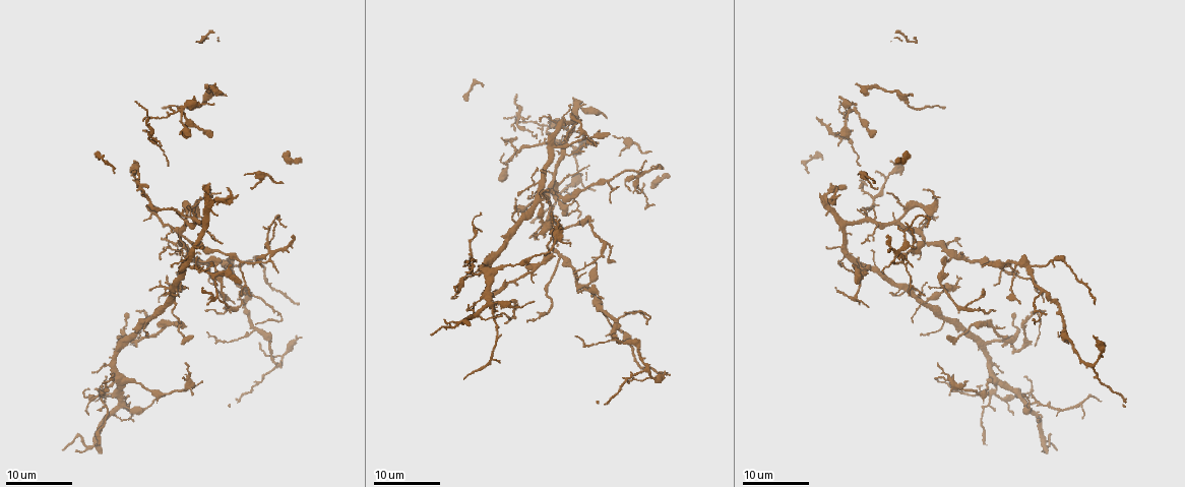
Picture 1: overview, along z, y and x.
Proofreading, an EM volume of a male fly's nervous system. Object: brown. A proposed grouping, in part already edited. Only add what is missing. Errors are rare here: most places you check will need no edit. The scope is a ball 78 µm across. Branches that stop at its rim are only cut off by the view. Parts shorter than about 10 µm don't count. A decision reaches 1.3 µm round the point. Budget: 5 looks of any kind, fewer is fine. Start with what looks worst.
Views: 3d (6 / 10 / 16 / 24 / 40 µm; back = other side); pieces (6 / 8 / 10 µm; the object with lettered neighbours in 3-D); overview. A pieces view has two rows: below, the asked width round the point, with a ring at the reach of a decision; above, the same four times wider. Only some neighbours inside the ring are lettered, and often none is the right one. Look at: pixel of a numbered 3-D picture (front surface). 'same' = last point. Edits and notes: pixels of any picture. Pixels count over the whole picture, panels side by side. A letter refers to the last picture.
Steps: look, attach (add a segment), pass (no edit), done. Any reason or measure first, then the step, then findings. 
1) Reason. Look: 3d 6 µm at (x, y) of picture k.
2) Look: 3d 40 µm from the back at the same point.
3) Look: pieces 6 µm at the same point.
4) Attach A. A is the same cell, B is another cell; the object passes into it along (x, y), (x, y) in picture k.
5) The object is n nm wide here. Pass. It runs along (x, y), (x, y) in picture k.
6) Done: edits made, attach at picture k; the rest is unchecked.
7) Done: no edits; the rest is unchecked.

Free end. Look: 3d 24 µm at (300, 303) of picture 1.

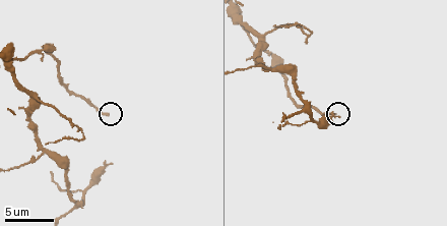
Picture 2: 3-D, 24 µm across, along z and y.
What lies round it. Look: pieces 6 µm at (105, 115) of picture 2.

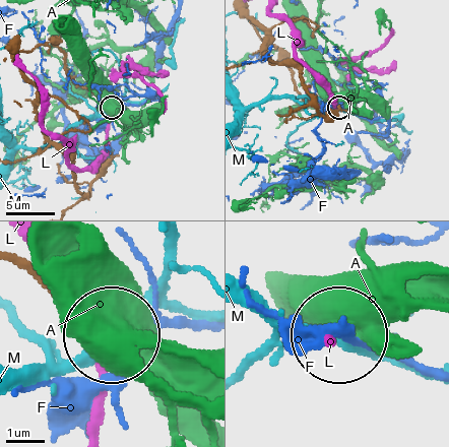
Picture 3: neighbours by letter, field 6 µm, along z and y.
Pass. A, F, L and M are other cells; no lettered segment goes on from it.

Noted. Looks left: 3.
Thin end. Look: 3d 16 µm at (505, 323) of picture 1.

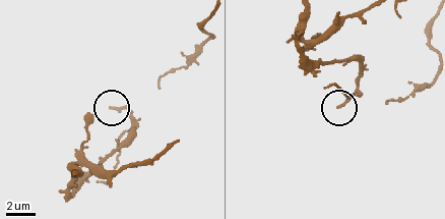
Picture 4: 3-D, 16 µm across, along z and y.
See the neighbours. Look: pieces 6 µm at (110, 109) of picture 4.

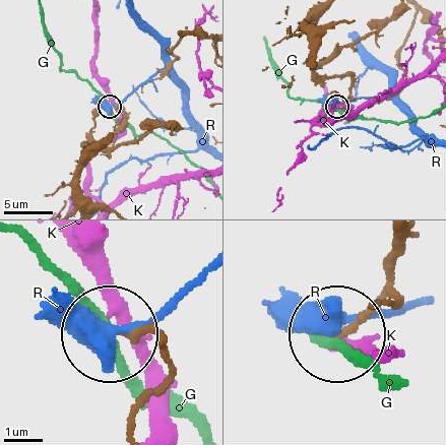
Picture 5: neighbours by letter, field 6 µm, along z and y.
The object is 190 nm wide here. Pass. G, K and R are other cells; none of them fits.

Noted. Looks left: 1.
Done: no edits; the rest is unchecked.

